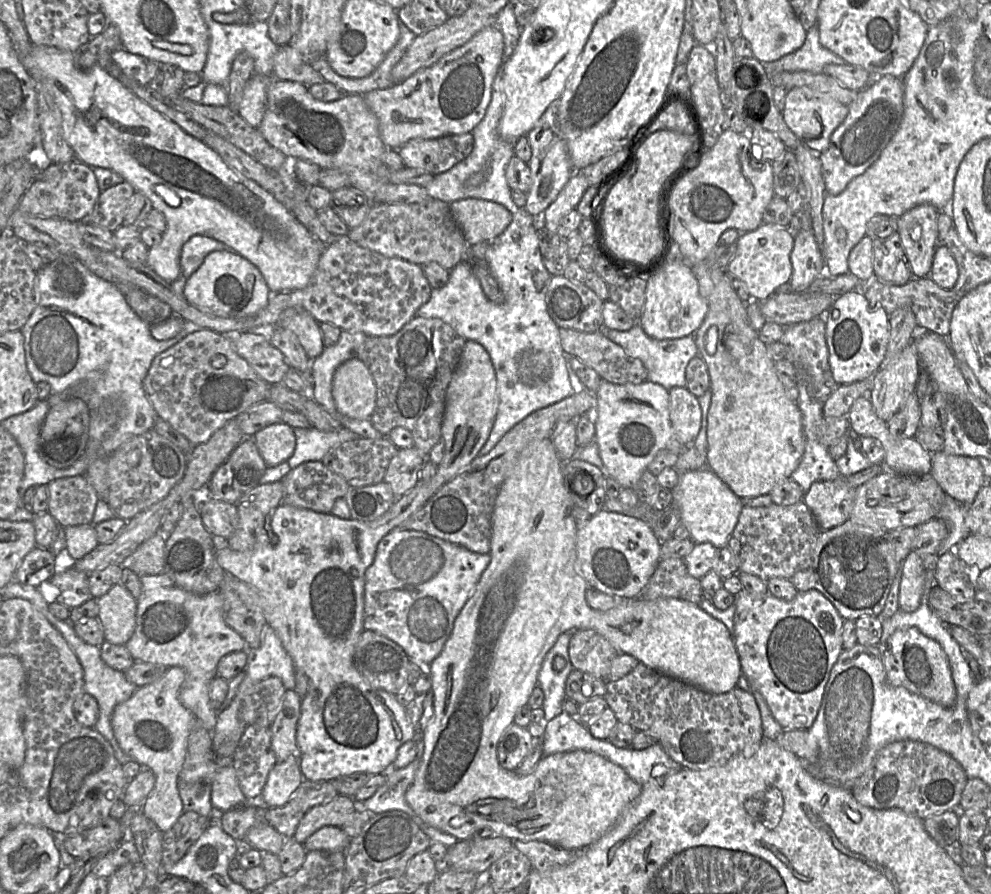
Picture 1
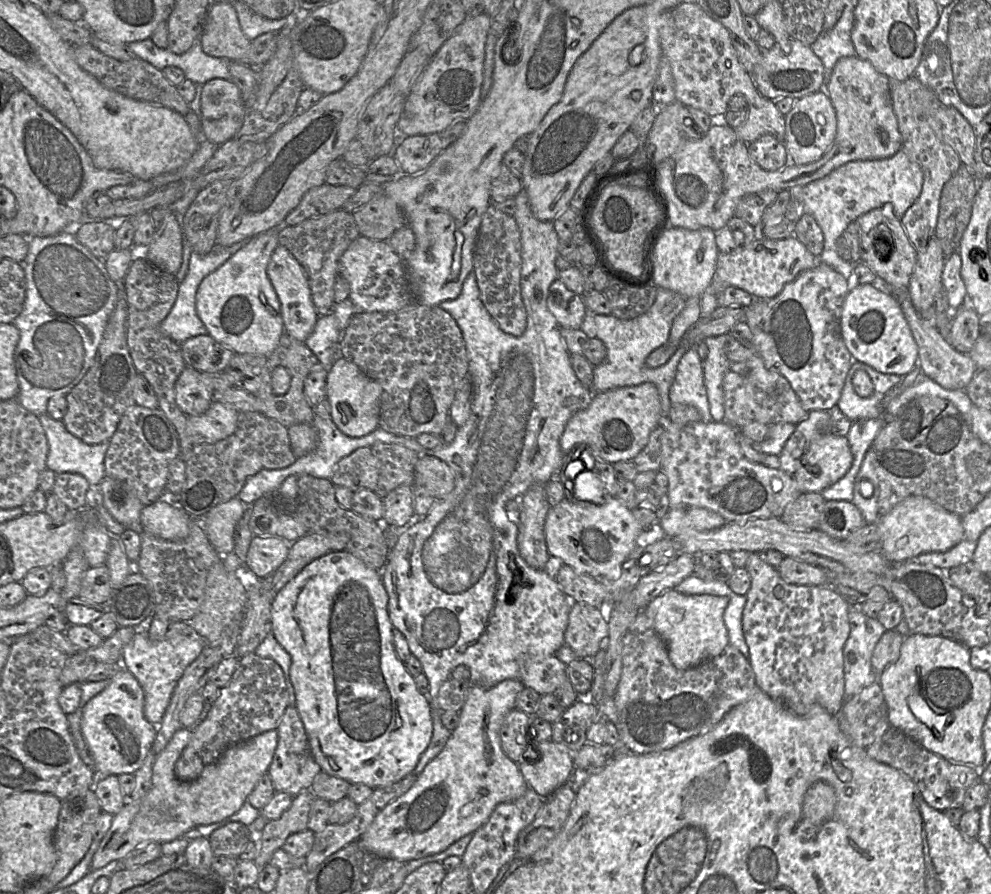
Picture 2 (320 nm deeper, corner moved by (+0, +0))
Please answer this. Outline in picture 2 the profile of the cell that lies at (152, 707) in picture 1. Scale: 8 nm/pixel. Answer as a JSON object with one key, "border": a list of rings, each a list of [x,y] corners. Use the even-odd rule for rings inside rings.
{"border":[[[122,668],[108,686],[84,707],[81,730],[95,762],[98,777],[134,774],[155,741],[157,728],[144,715],[144,691],[137,679]]]}

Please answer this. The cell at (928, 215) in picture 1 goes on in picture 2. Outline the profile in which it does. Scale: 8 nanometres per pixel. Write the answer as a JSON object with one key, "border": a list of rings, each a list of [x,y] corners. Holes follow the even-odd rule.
{"border":[[[914,76],[905,80],[888,80],[892,108],[902,137],[902,149],[910,160],[920,166],[923,172],[921,193],[901,218],[910,242],[917,252],[921,252],[927,248],[929,240],[934,236],[943,187],[957,172],[962,162],[957,152],[937,137],[927,122],[927,114],[930,114],[931,108],[946,105],[943,105],[935,93]]]}

